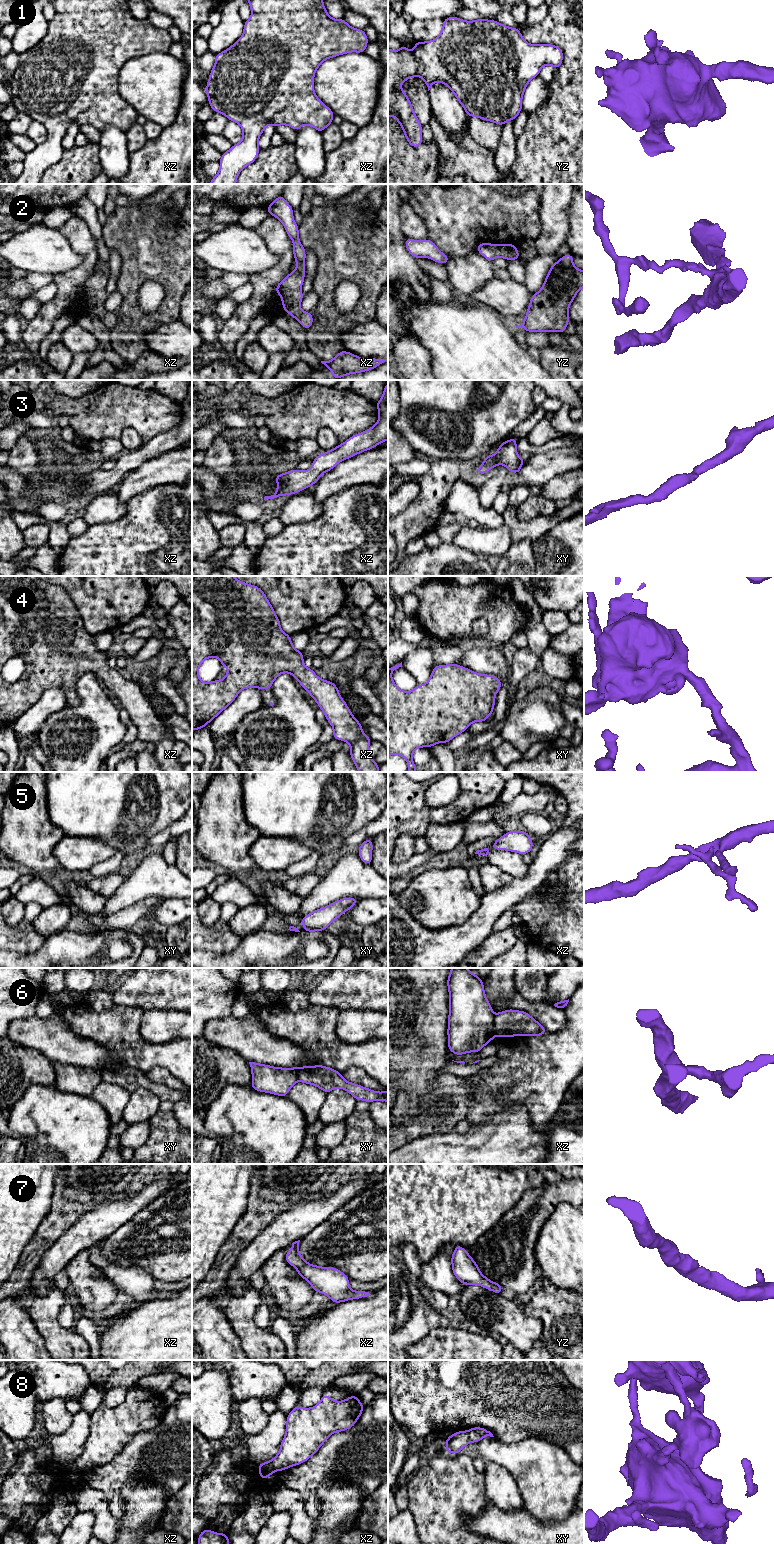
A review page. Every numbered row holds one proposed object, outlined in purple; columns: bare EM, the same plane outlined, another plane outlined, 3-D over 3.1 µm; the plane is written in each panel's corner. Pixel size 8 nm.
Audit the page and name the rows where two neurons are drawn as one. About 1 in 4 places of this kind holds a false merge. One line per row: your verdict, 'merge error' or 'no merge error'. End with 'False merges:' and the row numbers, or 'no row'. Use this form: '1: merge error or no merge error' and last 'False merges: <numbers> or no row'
1: no merge error
2: no merge error
3: no merge error
4: no merge error
5: no merge error
6: merge error
7: no merge error
8: merge error
False merges: 6, 8

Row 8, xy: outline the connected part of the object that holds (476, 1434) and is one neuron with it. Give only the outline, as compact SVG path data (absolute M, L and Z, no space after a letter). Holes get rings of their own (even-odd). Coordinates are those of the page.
M474 1427L467 1430L467 1432L469 1434L470 1442L475 1442L475 1443L478 1443L481 1439L487 1436L494 1437L490 1431L482 1427Z

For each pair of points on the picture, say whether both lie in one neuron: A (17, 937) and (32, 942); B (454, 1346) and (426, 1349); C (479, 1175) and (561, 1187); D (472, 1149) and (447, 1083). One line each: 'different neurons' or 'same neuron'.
A: same neuron
B: same neuron
C: different neurons
D: different neurons

